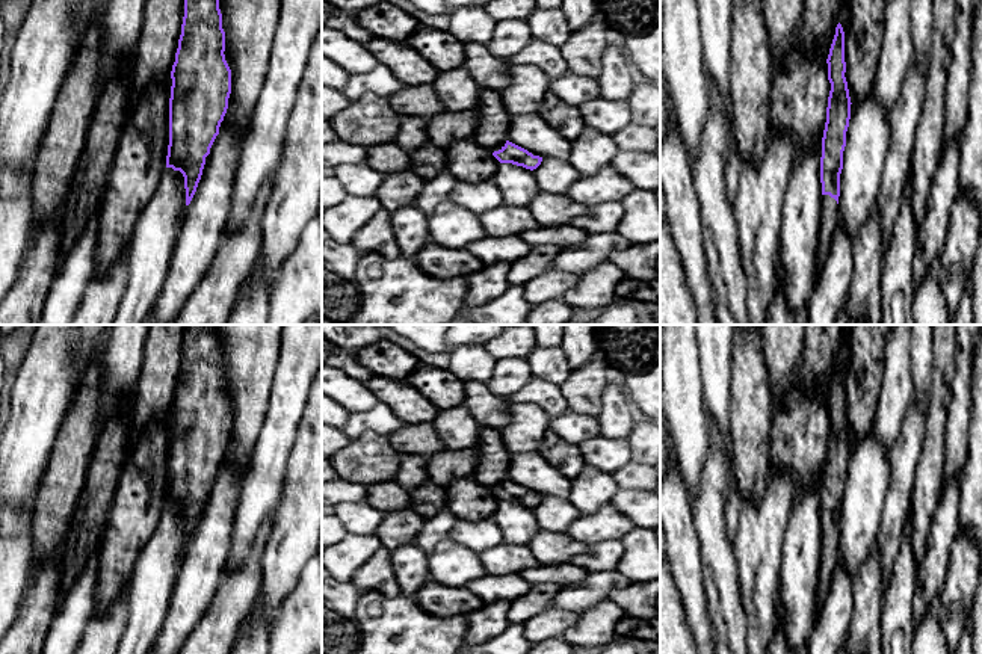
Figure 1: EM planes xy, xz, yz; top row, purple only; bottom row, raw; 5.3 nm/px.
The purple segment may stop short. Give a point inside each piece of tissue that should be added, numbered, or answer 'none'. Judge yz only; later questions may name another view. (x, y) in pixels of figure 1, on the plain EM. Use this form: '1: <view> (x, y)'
1: yz (830, 547)

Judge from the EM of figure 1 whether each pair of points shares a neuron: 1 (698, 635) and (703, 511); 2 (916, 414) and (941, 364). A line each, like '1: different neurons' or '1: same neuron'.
1: different neurons
2: different neurons

